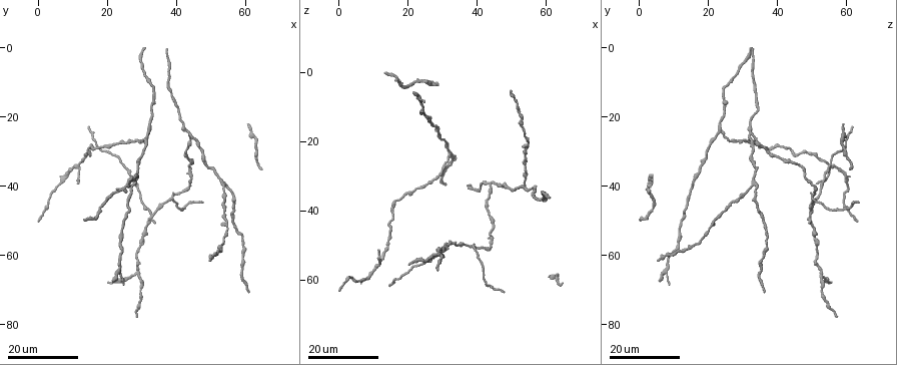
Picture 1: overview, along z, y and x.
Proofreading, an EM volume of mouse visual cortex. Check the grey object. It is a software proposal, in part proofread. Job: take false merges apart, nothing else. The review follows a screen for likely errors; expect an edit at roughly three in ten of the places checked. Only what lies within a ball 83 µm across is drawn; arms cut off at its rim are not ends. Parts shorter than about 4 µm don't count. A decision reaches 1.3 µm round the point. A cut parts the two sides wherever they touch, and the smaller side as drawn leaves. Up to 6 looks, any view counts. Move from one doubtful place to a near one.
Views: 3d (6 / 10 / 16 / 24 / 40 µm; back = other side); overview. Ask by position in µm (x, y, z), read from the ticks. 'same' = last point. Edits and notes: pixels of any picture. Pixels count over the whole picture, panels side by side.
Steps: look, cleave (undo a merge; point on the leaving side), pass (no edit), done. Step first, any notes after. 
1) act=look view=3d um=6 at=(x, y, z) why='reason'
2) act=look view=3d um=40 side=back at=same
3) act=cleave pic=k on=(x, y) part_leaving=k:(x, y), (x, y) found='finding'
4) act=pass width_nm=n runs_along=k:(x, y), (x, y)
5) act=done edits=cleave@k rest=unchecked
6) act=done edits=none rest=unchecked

act=look view=3d um=24 at=(28.5, 65.5, 52.5) why='arms part here'

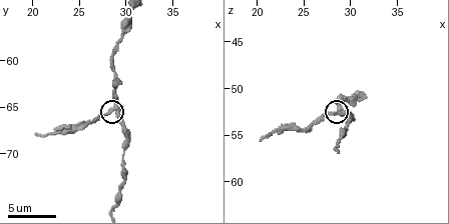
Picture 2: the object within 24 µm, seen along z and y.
act=look view=3d um=10 at=(29.2, 65.6, 52.8) why='closer look'

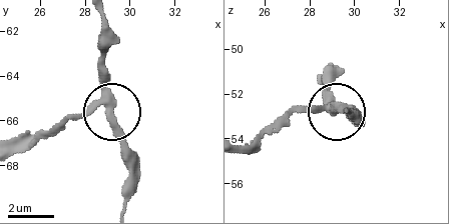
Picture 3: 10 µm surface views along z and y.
act=cleave pic=3 on=(70, 114) width_nm=350 part_leaving=3:(101, 99), (17, 150) found='two neurons meet here'

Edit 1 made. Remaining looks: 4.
act=look view=3d um=24 at=(38.5, 43.0, 50.5) why='three arms meet'

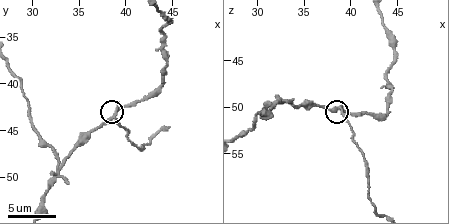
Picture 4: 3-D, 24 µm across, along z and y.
act=look view=3d um=6 at=(38.8, 43.4, 50.0)

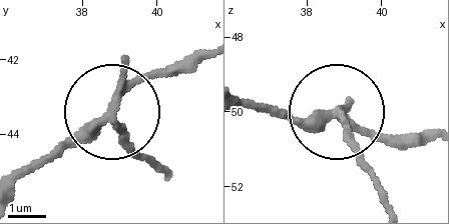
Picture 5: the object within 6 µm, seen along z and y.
act=cleave pic=5 on=(128, 147) found='a second neuron is stuck on'

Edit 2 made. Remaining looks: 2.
act=done edits=cleave@3,cleave@5 rest=unchecked

